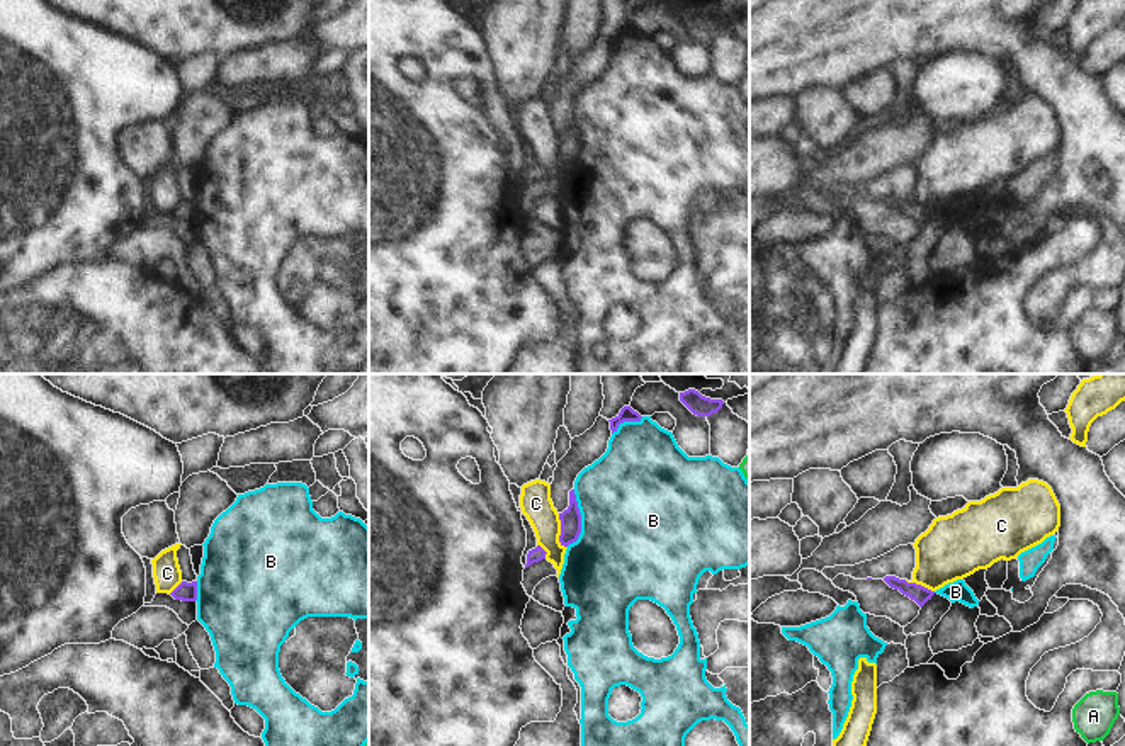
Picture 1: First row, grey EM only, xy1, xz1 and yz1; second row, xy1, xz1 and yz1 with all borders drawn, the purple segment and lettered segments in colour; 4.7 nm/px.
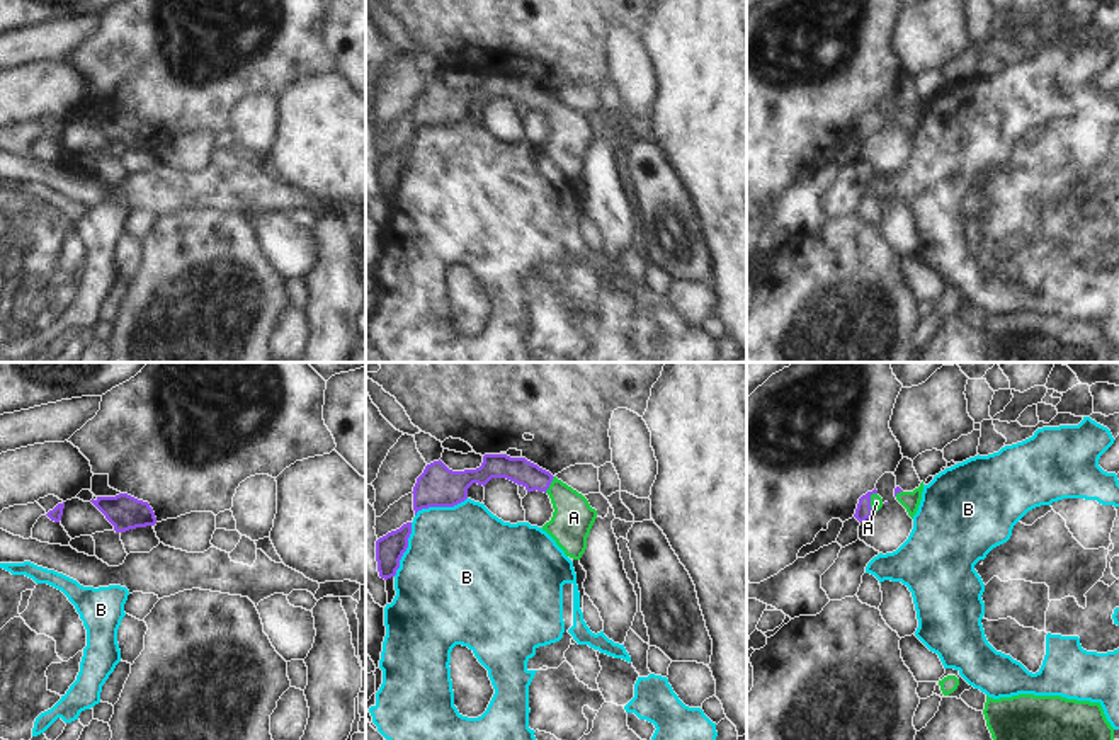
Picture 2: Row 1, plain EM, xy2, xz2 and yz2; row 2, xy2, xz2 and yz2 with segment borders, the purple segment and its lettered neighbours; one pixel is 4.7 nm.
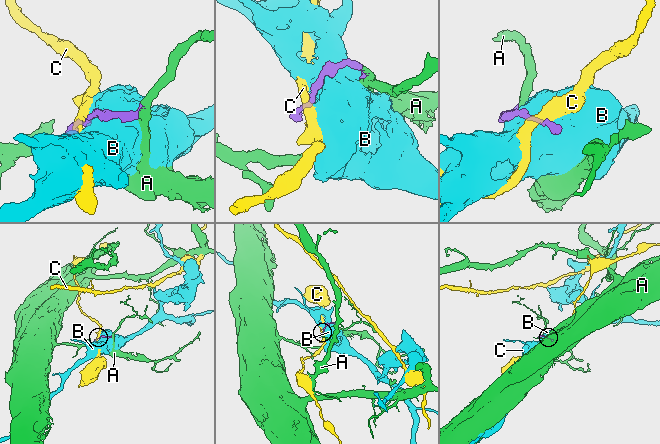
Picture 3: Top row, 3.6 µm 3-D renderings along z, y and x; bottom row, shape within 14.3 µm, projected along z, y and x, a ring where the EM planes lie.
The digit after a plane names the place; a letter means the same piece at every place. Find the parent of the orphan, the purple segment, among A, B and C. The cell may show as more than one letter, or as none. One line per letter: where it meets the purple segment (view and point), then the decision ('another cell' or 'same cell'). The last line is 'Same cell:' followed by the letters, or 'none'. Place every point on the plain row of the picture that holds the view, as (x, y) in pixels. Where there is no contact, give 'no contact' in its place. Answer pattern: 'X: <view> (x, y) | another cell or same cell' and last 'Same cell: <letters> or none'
A: yz2 (869, 121) | same cell
B: xz1 (580, 140) | another cell
C: xz1 (561, 150) | another cell
Same cell: A

